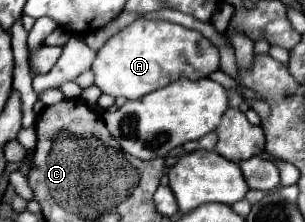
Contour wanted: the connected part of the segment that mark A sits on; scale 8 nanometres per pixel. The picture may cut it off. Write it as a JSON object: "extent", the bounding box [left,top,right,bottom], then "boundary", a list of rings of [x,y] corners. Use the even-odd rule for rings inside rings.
{"extent":[92,19,218,99],"boundary":[[[136,19],[132,25],[110,37],[92,63],[94,83],[100,87],[100,91],[124,99],[138,99],[150,91],[174,83],[180,77],[208,77],[218,69],[218,49],[202,33],[176,23],[146,19]]]}

